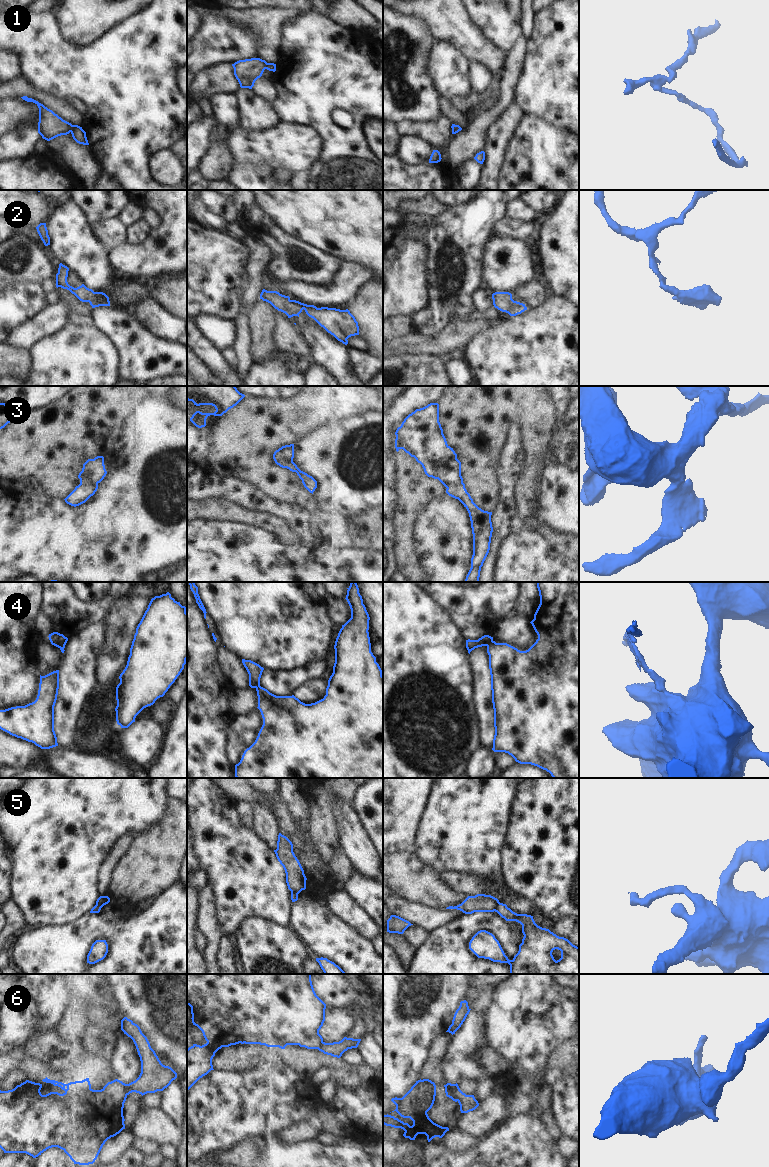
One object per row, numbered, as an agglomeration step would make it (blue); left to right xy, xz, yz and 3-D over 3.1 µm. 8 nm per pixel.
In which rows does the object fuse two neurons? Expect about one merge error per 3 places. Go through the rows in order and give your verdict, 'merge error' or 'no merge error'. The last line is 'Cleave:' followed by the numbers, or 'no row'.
1: no merge error
2: no merge error
3: no merge error
4: merge error
5: merge error
6: merge error
Cleave: 4, 5, 6

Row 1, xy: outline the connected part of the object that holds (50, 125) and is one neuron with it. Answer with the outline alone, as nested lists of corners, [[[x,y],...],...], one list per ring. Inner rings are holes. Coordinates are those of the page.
[[[27,96],[21,97],[27,102],[35,103],[39,108],[39,122],[38,122],[38,133],[43,139],[50,141],[58,136],[72,134],[73,139],[83,145],[89,145],[86,132],[82,127],[78,125],[72,125],[71,123],[63,120],[52,110],[45,107],[38,101],[28,98]]]

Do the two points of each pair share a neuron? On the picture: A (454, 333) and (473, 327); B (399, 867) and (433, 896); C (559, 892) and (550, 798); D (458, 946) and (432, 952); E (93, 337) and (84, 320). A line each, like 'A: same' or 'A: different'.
A: same
B: same
C: same
D: same
E: different

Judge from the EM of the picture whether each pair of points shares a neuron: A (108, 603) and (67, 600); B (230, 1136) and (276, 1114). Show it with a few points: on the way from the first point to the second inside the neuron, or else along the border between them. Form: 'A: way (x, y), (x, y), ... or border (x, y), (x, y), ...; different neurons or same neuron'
A: way (98, 609), (77, 609); same neuron
B: way (241, 1125), (252, 1114), (265, 1114); same neuron

